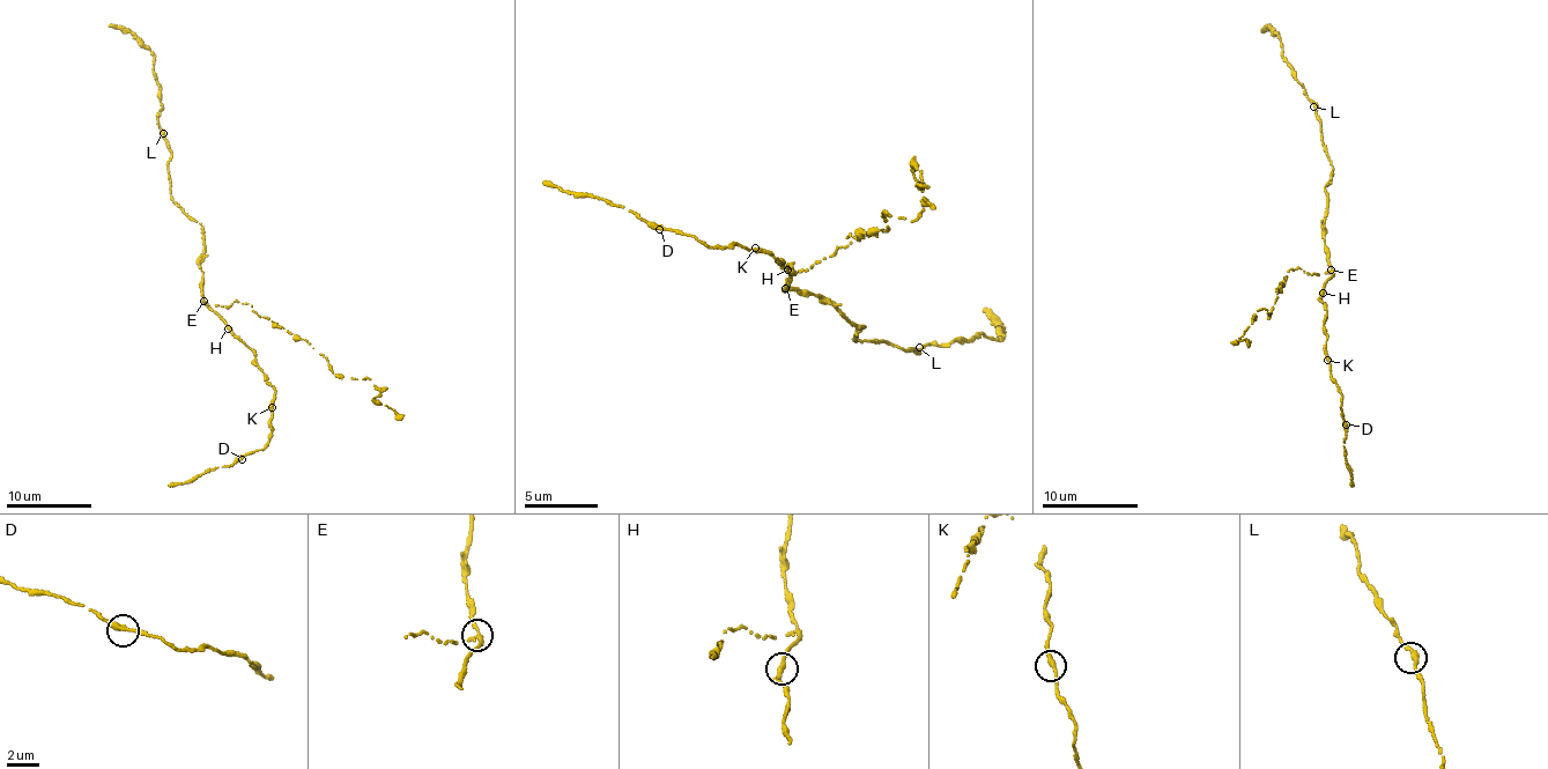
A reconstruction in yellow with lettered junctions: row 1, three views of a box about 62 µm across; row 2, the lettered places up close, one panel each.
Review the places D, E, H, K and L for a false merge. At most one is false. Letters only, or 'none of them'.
E

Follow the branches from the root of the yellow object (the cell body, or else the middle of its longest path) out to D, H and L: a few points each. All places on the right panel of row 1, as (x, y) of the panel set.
D: (1331, 274), (1318, 297), (1327, 310), (1325, 357), (1346, 424)
H: (1331, 274), (1323, 293)
L: (1331, 274), (1323, 226), (1325, 187), (1333, 172), (1321, 140), (1321, 120), (1313, 106)

